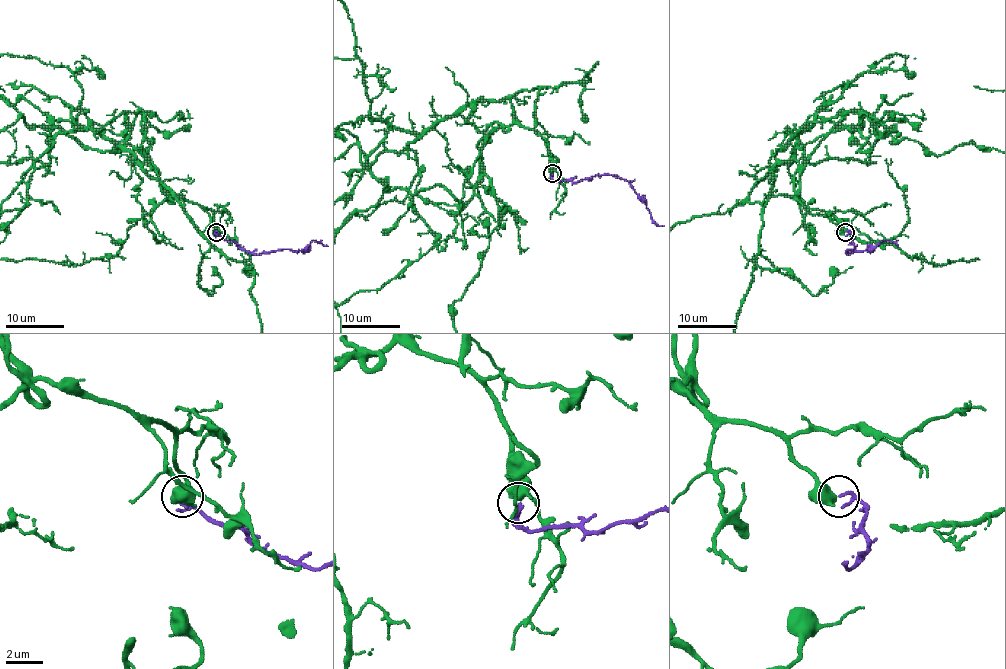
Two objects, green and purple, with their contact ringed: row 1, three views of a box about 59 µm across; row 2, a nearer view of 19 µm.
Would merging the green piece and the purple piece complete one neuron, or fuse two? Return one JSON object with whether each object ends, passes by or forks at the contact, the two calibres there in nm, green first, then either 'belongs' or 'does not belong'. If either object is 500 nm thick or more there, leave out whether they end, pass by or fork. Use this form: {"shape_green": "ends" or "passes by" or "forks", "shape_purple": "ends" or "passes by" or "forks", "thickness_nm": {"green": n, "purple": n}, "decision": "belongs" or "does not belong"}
{"thickness_nm": {"green": 650, "purple": 130}, "decision": "belongs"}

